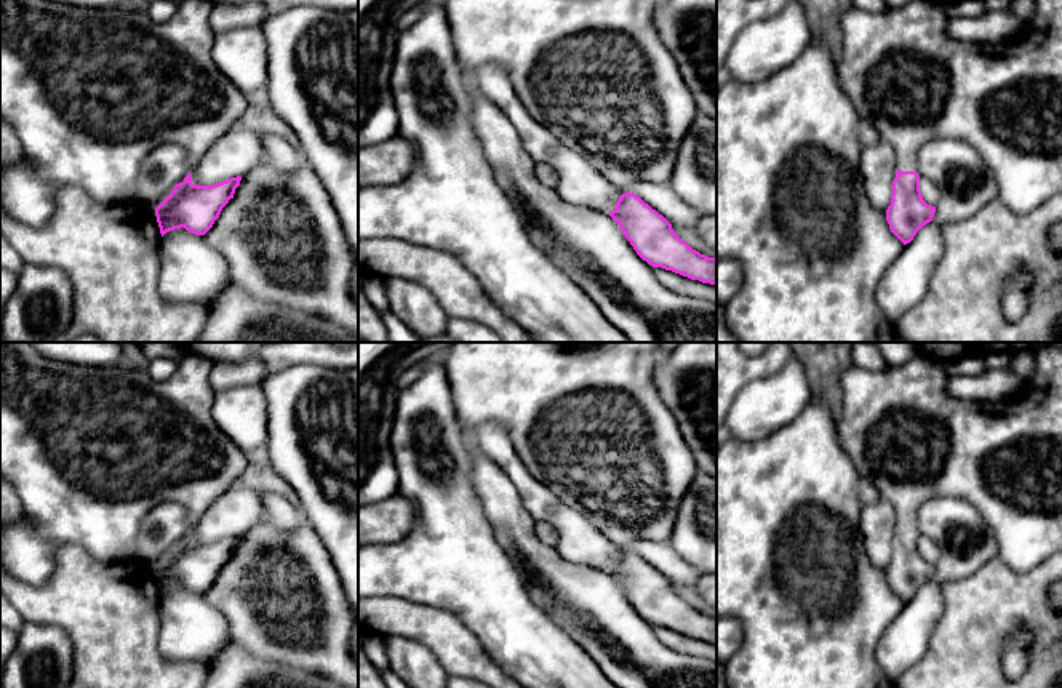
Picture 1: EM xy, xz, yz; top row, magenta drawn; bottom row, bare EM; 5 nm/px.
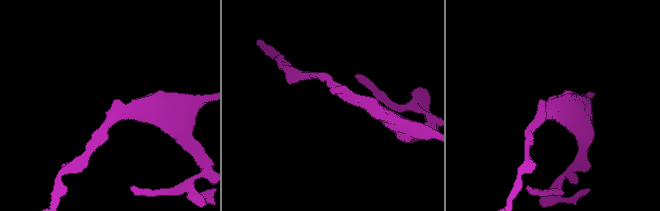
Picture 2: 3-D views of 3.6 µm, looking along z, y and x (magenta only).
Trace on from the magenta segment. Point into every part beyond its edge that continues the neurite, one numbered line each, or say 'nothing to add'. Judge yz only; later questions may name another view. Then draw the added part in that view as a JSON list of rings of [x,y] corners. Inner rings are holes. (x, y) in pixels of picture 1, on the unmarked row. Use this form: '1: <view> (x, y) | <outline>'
1: yz (904, 434) | [[[1049,344],[1036,349],[1035,381],[1019,395],[1003,402],[971,402],[950,397],[945,390],[947,376],[939,362],[934,362],[920,352],[904,365],[889,365],[881,371],[870,371],[849,365],[841,373],[840,384],[843,413],[836,424],[836,434],[841,448],[852,461],[860,480],[870,482],[878,491],[880,499],[886,499],[892,504],[897,528],[915,530],[918,526],[918,509],[926,501],[936,498],[958,498],[979,510],[996,539],[996,557],[1012,571],[1027,573],[1062,550],[1062,346]]]

